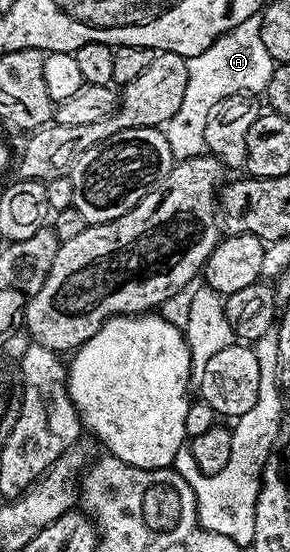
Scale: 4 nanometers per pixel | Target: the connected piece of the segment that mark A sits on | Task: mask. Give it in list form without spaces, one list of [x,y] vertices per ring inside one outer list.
[[[260,17],[243,20],[243,24],[231,28],[231,32],[219,35],[211,48],[188,59],[187,92],[183,95],[183,104],[179,104],[179,112],[175,112],[175,116],[171,116],[171,120],[167,120],[163,127],[174,159],[198,158],[206,153],[205,133],[211,108],[236,94],[264,92],[273,75],[274,65],[271,52],[267,52],[263,44]]]

